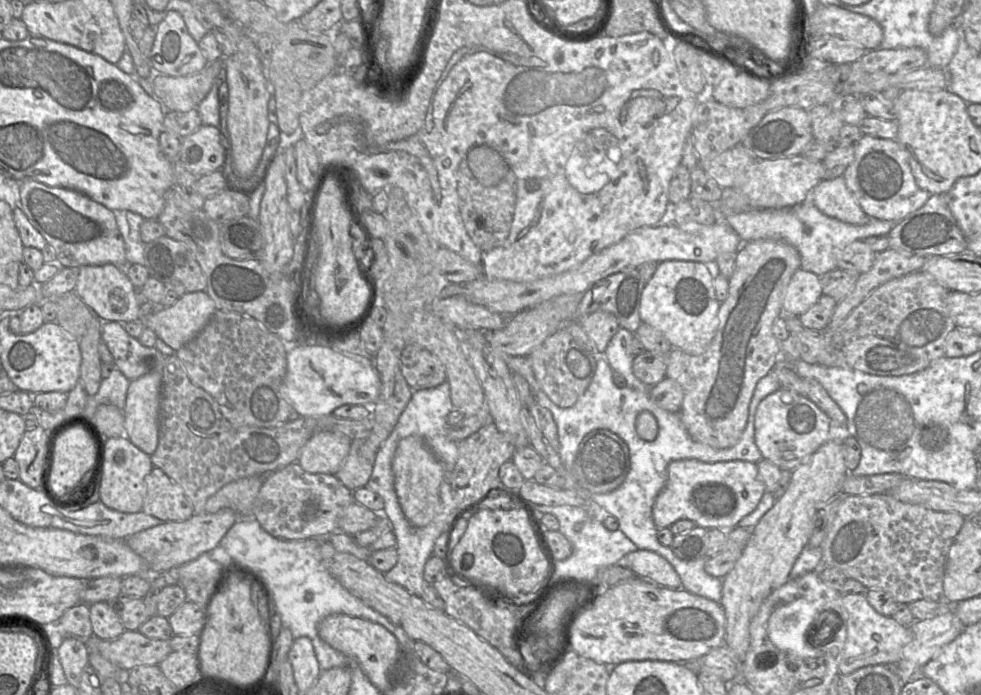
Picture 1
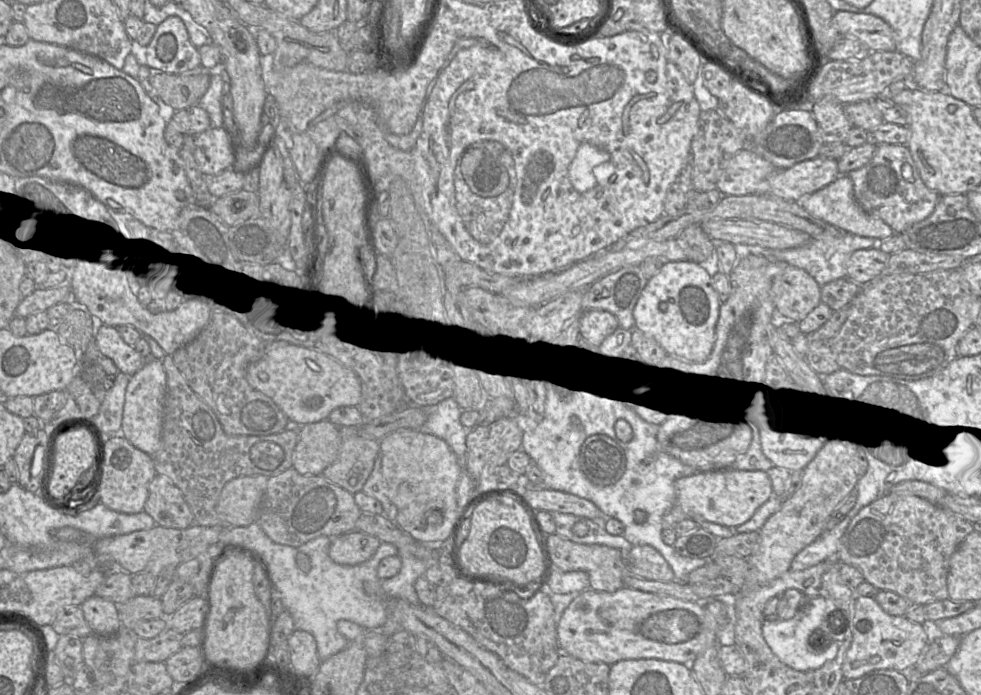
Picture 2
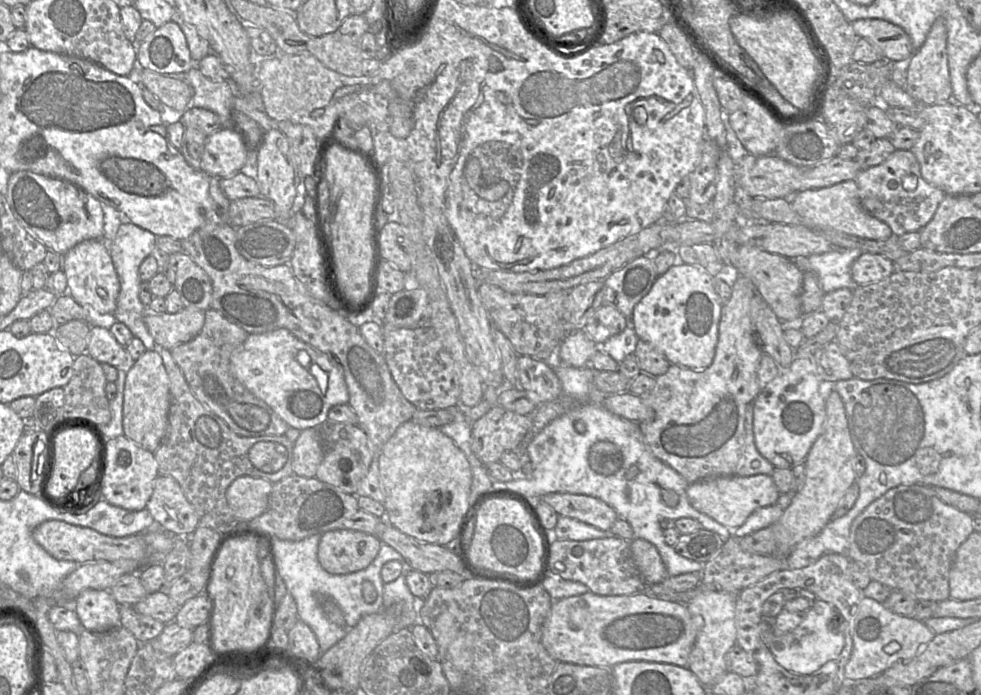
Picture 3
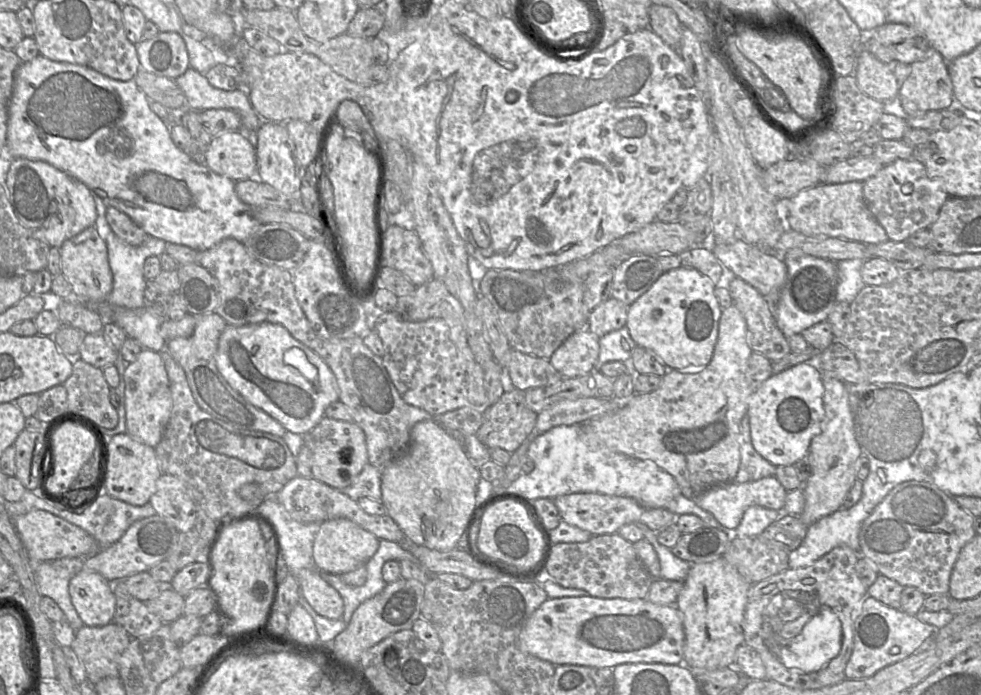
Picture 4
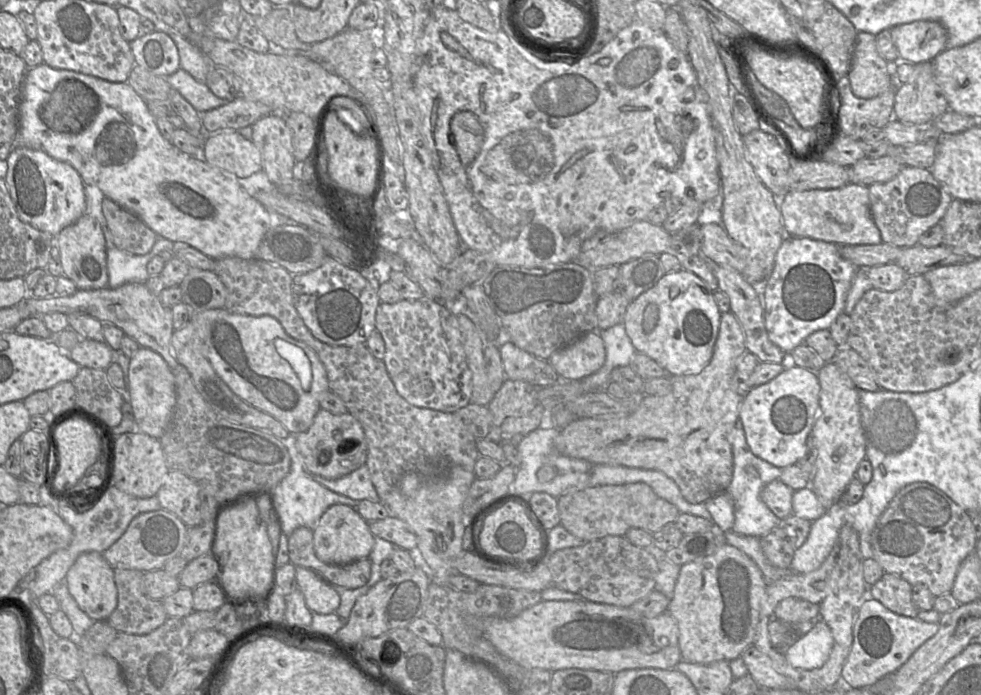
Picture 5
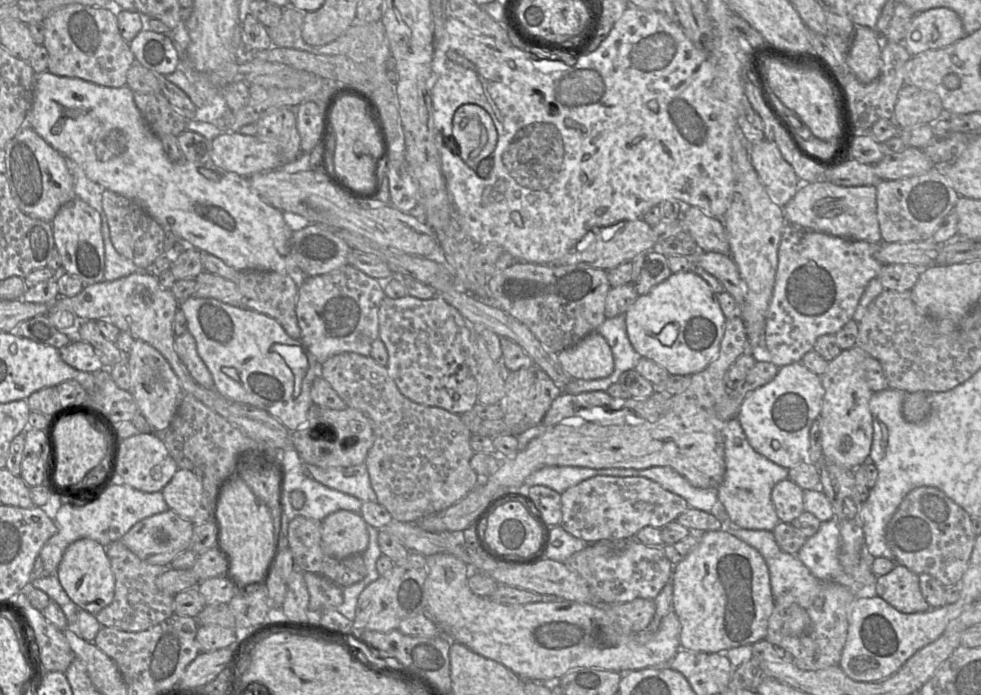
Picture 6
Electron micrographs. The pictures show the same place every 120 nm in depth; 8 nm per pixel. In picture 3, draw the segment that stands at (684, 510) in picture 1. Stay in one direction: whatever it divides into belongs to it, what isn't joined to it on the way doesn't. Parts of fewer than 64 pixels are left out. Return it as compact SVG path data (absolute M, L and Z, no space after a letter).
M770 475L710 477L687 485L691 506L725 527L740 527L756 509L773 505L780 493Z

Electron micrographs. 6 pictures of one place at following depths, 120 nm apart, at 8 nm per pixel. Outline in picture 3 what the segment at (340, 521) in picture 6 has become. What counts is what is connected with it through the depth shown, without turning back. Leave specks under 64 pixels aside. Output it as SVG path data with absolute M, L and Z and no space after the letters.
M335 529L322 533L317 558L330 574L342 575L366 568L376 557L381 540L351 529Z

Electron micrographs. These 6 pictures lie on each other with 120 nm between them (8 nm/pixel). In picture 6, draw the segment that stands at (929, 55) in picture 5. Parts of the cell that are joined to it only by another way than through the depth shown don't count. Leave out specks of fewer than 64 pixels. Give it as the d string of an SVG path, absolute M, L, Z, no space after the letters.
M933 8L914 15L903 44L911 56L954 44L964 37L958 14L949 8Z

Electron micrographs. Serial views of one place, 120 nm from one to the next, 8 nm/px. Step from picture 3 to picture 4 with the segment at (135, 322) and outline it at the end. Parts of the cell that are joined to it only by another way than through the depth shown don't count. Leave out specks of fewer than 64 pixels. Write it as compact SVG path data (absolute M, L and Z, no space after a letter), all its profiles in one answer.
M110 231L105 239L107 245L108 261L113 273L113 289L106 299L106 302L113 308L137 309L147 305L144 298L145 277L143 267L146 258L150 256L159 257L165 252L166 242L153 236L149 236L140 246L131 246L120 238L113 231Z

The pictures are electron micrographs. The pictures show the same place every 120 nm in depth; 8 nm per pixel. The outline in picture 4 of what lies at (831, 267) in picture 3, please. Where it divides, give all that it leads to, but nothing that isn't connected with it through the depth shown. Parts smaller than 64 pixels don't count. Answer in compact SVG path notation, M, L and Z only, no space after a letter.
M851 259L838 261L838 284L836 287L836 301L850 304L857 294L866 286L862 279L861 269L864 260Z

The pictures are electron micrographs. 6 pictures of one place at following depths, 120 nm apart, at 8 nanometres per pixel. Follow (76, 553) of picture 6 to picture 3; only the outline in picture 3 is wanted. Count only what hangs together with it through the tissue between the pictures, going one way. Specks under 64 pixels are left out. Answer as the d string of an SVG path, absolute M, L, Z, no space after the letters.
M86 589L74 600L73 609L82 629L106 631L119 625L120 604L109 590Z

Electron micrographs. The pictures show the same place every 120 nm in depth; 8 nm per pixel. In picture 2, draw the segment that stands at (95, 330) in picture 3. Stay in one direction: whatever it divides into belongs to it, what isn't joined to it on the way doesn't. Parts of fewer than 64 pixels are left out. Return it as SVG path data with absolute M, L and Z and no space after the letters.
M102 325L94 337L99 352L111 359L119 372L134 375L146 363L146 358L134 346L128 345L116 327Z

